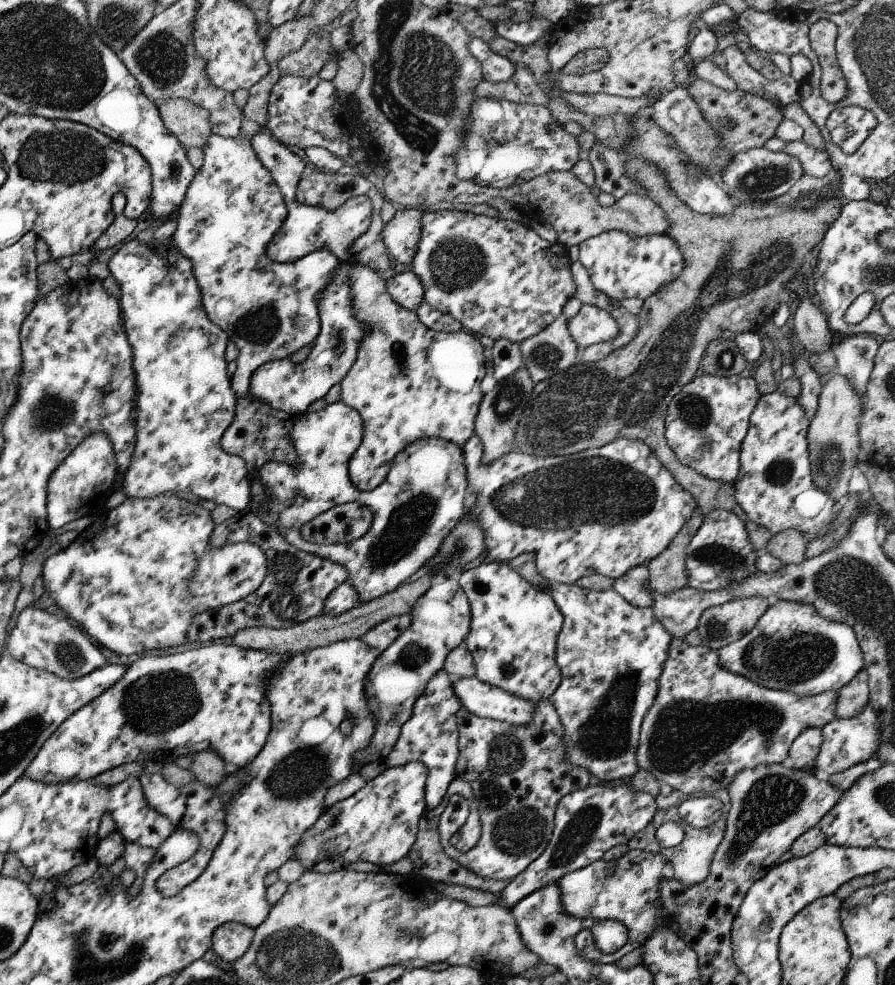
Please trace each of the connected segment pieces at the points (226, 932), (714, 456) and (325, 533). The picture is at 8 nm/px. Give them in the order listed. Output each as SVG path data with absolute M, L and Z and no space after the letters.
M226 923L213 932L214 952L229 964L241 958L255 936L255 929L240 923Z
M698 373L672 400L665 414L665 439L680 463L707 479L732 483L740 472L741 444L746 436L749 420L761 397L754 377L736 375L721 377Z
M359 502L344 503L310 519L301 535L304 540L319 545L347 545L364 536L372 521L373 514L367 506Z

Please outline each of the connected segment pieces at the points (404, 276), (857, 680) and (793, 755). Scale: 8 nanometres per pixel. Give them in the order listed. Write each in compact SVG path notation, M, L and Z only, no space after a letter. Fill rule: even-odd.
M414 271L400 272L387 280L387 291L400 306L416 311L423 301L423 286Z
M862 667L860 672L837 690L837 703L835 718L845 719L859 713L869 704L869 676L867 670Z
M809 728L791 744L790 760L793 768L809 775L817 775L815 764L823 741L821 729Z

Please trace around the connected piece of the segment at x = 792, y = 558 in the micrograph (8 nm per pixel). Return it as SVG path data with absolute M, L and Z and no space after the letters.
M789 528L771 535L766 550L781 560L783 565L800 564L804 558L807 542L803 534L795 528Z

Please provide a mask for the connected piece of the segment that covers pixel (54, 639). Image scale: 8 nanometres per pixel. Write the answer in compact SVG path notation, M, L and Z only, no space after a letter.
M36 603L28 606L18 616L18 622L7 640L7 648L14 659L37 669L46 669L64 680L80 679L102 666L106 658L86 634L68 622L68 618L56 616L41 609Z

